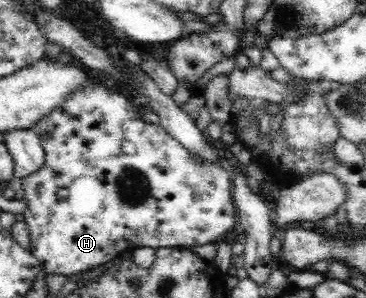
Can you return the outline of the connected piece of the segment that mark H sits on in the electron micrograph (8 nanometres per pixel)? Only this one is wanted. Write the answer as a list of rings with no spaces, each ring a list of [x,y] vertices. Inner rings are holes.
[[[93,82],[91,85],[77,90],[67,96],[65,103],[61,107],[55,108],[49,115],[41,118],[35,124],[35,131],[39,133],[42,146],[45,150],[45,163],[43,167],[35,172],[20,179],[20,186],[24,190],[23,199],[26,208],[22,212],[24,222],[30,233],[30,245],[28,247],[31,256],[38,262],[39,269],[44,271],[48,278],[50,275],[68,277],[83,271],[88,271],[93,267],[108,263],[118,254],[125,251],[136,250],[137,248],[150,247],[160,249],[169,247],[170,249],[181,248],[183,246],[197,247],[203,244],[213,243],[219,236],[233,228],[237,219],[237,211],[232,202],[232,183],[230,172],[226,171],[220,163],[210,163],[198,159],[190,154],[184,147],[178,144],[159,124],[149,123],[140,119],[136,115],[136,108],[130,103],[130,99],[124,97],[120,91],[108,88],[106,84]],[[122,142],[132,142],[136,146],[135,154],[125,154],[122,151]]]

